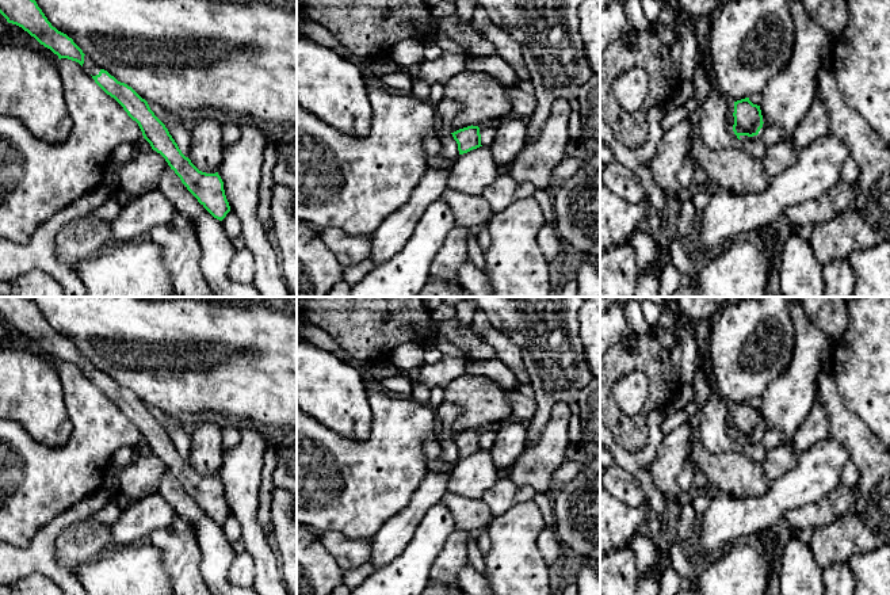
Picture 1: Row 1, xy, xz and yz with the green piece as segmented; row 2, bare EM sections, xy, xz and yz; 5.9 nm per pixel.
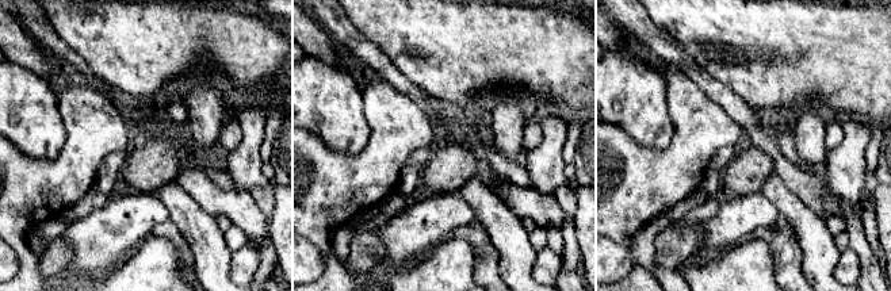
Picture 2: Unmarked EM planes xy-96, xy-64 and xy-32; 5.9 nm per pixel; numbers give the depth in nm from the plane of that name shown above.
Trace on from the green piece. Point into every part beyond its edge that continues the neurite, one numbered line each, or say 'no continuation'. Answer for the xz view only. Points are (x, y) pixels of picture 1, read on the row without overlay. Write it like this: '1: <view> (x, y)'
no continuation

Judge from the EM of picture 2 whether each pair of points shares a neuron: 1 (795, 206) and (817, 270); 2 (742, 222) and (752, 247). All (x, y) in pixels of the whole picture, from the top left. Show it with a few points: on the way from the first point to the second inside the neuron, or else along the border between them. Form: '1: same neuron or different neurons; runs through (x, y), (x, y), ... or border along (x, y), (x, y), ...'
1: same neuron; runs through (806, 222), (817, 242), (817, 253)
2: different neurons; border along (750, 237), (719, 252)

